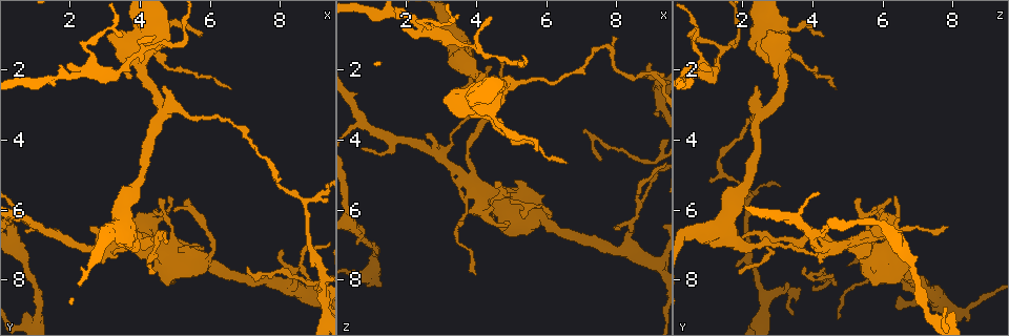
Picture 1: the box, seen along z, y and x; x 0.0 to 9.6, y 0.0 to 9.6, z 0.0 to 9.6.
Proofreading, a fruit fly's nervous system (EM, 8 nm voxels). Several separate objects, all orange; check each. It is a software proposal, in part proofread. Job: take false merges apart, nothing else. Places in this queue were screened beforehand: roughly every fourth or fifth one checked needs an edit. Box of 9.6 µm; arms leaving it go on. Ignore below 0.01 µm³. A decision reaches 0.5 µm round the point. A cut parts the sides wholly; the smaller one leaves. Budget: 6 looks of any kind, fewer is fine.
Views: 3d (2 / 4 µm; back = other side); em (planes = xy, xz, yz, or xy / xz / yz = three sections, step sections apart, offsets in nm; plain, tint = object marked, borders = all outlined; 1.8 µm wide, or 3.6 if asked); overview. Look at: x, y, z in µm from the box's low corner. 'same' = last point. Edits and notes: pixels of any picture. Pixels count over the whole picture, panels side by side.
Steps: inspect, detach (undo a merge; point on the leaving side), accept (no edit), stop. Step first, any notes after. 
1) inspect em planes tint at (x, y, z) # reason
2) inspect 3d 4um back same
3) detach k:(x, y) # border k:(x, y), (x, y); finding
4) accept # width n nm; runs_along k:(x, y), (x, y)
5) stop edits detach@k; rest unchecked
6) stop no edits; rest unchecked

inspect em planes tint at (4.45, 6.85, 2.90) # arms part here

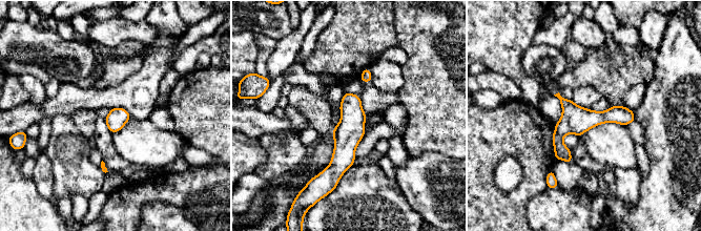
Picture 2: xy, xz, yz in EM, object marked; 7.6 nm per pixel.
accept # width 150 nm; runs_along 2:(351, 96), (351, 129), (333, 179); all the same neuron

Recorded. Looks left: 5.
inspect em 3.6um planes tint at (6.00, 7.55, 6.35) # sharp bend

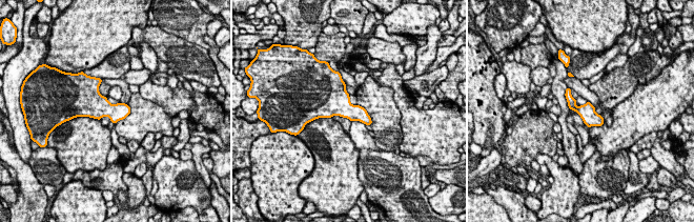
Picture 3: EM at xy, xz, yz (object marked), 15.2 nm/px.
accept # runs_along 3:(568, 92), (578, 109), (600, 121); all the same neuron

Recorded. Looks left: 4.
inspect 3d 4um at (2.50, 1.20, 0.60) # abrupt turn

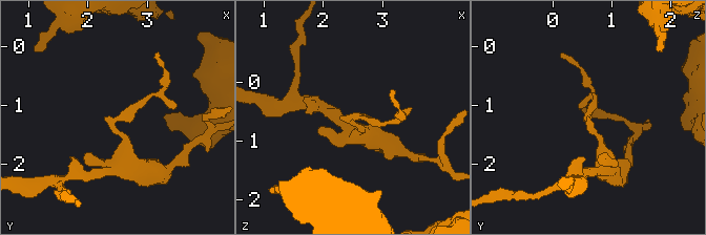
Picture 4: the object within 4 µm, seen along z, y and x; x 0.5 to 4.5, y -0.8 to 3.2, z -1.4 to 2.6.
inspect em planes plain at (2.55, 1.25, 0.60)

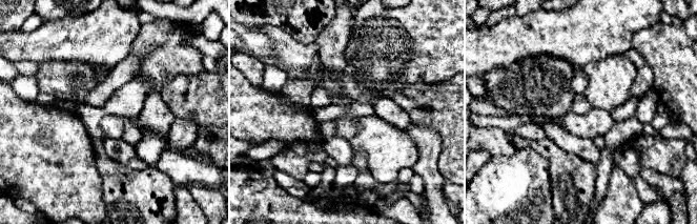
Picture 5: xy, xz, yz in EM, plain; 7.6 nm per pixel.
inspect em planes tint same

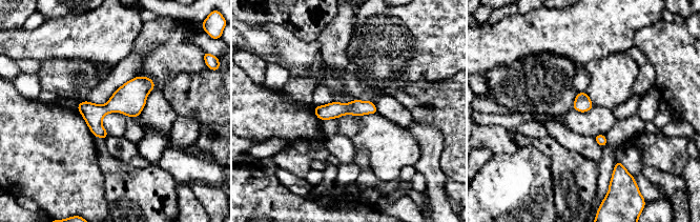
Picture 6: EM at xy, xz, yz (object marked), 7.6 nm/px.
accept # runs_along 6:(316, 108), (371, 108), (373, 110); all the same neuron

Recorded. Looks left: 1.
stop no edits; rest unchecked

